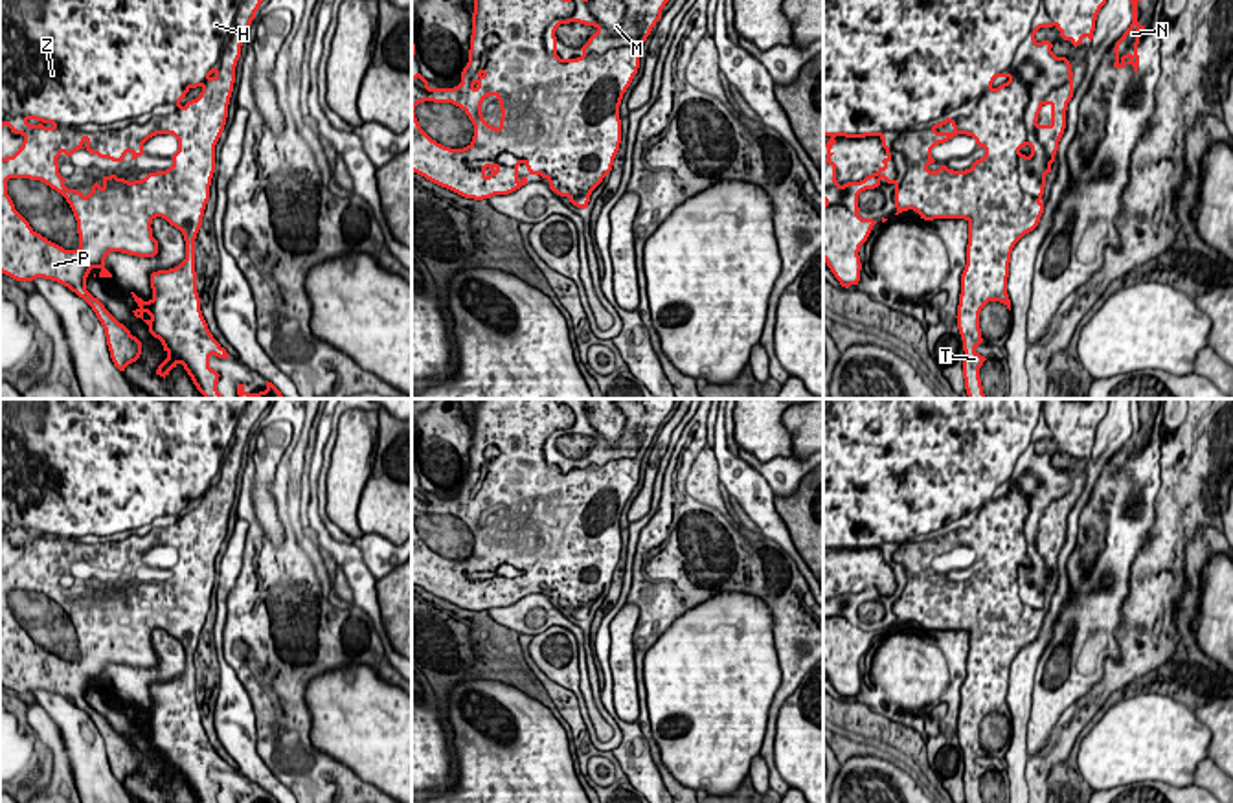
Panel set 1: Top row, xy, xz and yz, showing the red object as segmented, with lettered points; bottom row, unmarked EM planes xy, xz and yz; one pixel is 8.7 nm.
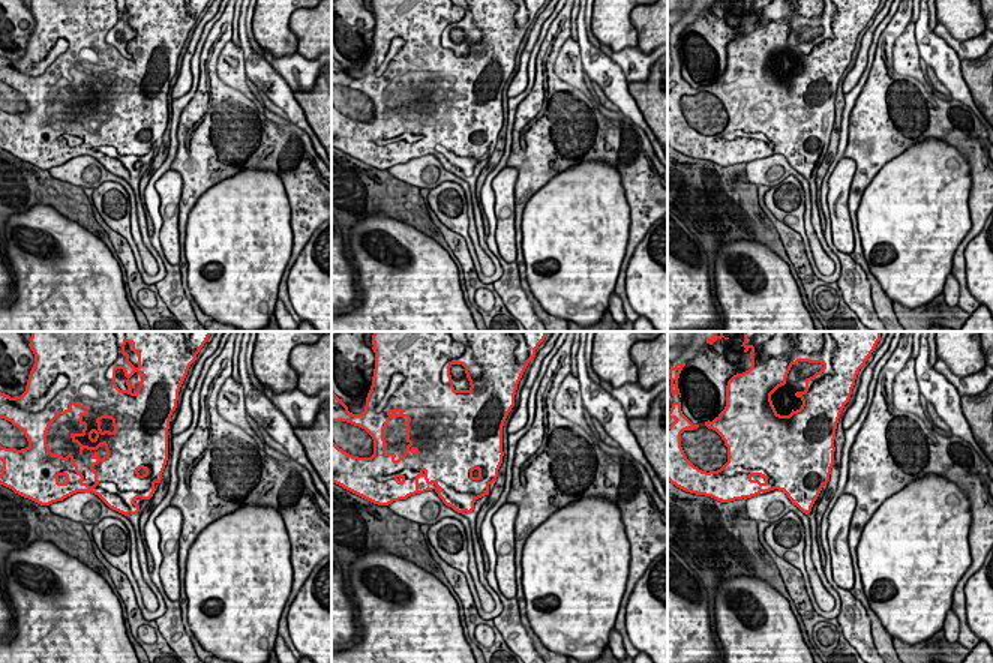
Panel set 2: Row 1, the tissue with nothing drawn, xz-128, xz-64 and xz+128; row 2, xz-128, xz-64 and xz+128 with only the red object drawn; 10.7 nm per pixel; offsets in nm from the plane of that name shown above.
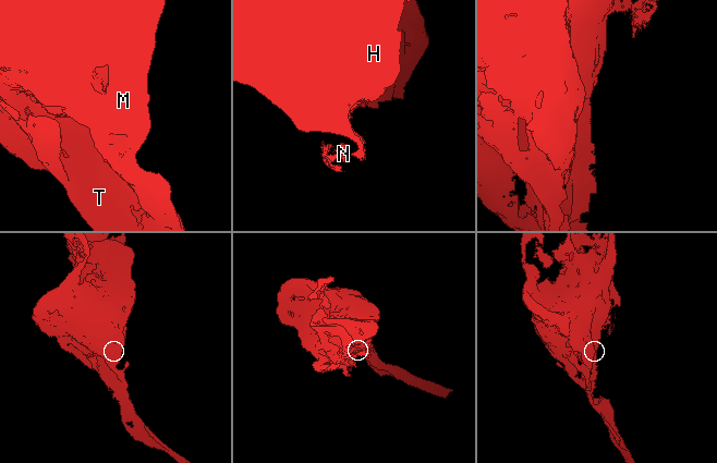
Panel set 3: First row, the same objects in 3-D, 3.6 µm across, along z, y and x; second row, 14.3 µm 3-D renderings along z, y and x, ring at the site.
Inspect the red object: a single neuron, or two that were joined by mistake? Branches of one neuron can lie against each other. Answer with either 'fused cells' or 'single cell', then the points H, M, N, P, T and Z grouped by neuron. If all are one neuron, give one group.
single cell; H M N P T Z

